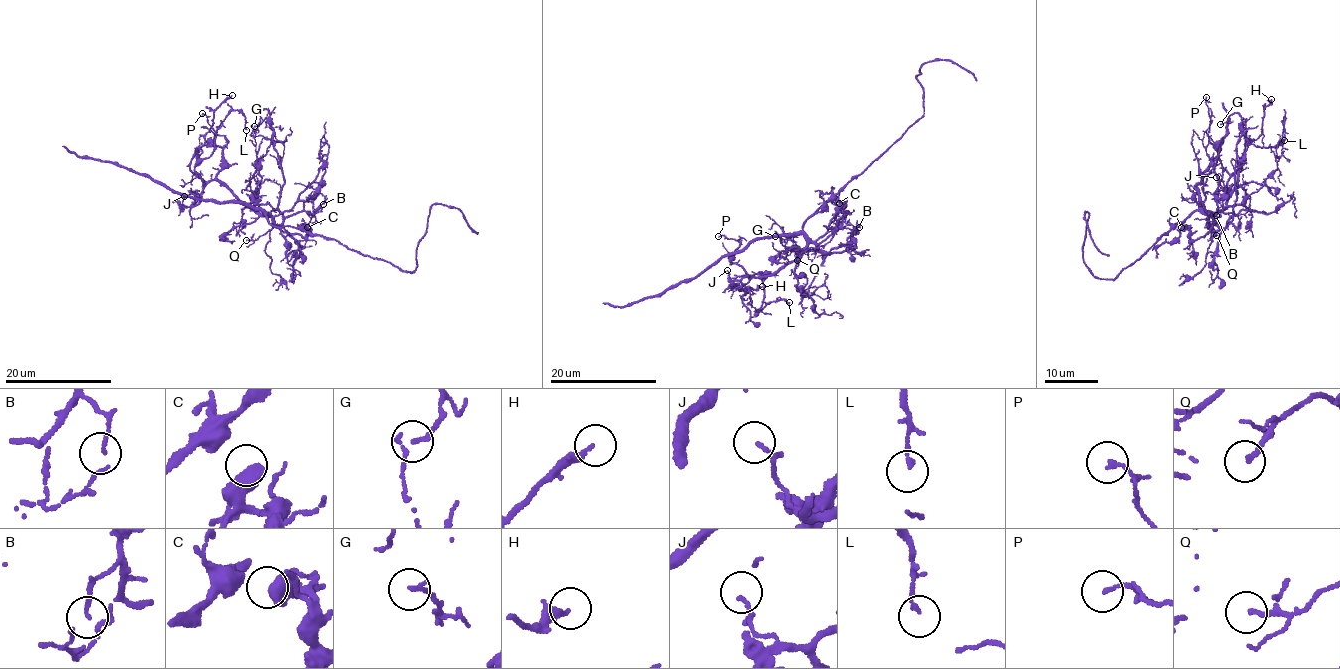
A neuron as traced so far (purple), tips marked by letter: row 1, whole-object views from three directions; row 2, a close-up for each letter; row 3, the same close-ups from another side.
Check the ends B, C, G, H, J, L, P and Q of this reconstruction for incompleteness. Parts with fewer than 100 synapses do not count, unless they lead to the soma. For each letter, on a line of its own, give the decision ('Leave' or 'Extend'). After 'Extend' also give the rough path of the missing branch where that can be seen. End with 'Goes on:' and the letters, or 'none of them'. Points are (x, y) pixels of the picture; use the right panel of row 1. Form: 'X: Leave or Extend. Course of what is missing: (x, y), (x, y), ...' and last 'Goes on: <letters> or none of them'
B: Leave
C: Leave
G: Leave
H: Leave
J: Leave
L: Leave
P: Leave
Q: Leave
Goes on: none of them

